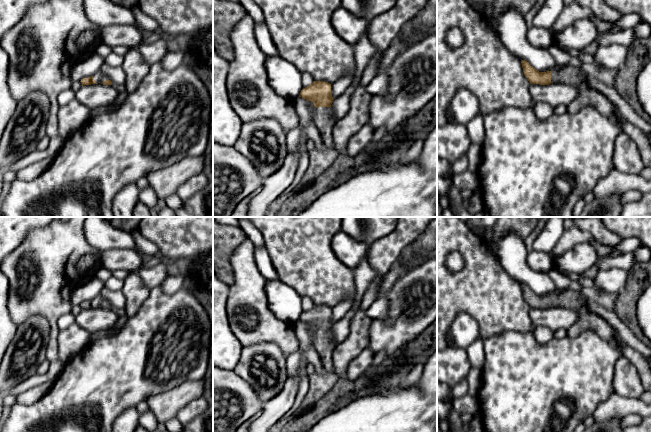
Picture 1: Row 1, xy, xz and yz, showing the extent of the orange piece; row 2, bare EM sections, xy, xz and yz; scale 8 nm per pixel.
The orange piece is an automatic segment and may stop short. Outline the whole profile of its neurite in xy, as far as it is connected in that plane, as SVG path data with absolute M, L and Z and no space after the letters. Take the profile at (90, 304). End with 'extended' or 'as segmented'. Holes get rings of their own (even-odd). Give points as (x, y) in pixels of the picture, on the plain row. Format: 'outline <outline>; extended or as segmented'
outline M98 295L95 299L91 300L91 301L83 302L80 306L81 306L82 310L83 309L91 309L91 308L111 309L119 316L119 318L125 317L124 309L119 309L119 308L112 306L109 303L109 301L107 301L101 295Z; extended

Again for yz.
outline M522 284L524 299L530 308L549 309L566 308L577 314L576 322L568 329L573 336L580 335L585 330L597 333L602 339L616 345L618 333L600 315L586 310L587 299L582 293L567 290L559 294L539 296L527 285Z; extended

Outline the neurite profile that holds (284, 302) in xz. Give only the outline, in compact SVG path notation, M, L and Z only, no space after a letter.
M267 280L265 291L269 309L278 319L292 324L299 321L302 298L292 287L280 280Z

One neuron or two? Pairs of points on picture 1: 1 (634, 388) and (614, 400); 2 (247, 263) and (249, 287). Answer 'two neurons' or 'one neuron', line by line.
1: two neurons
2: one neuron

